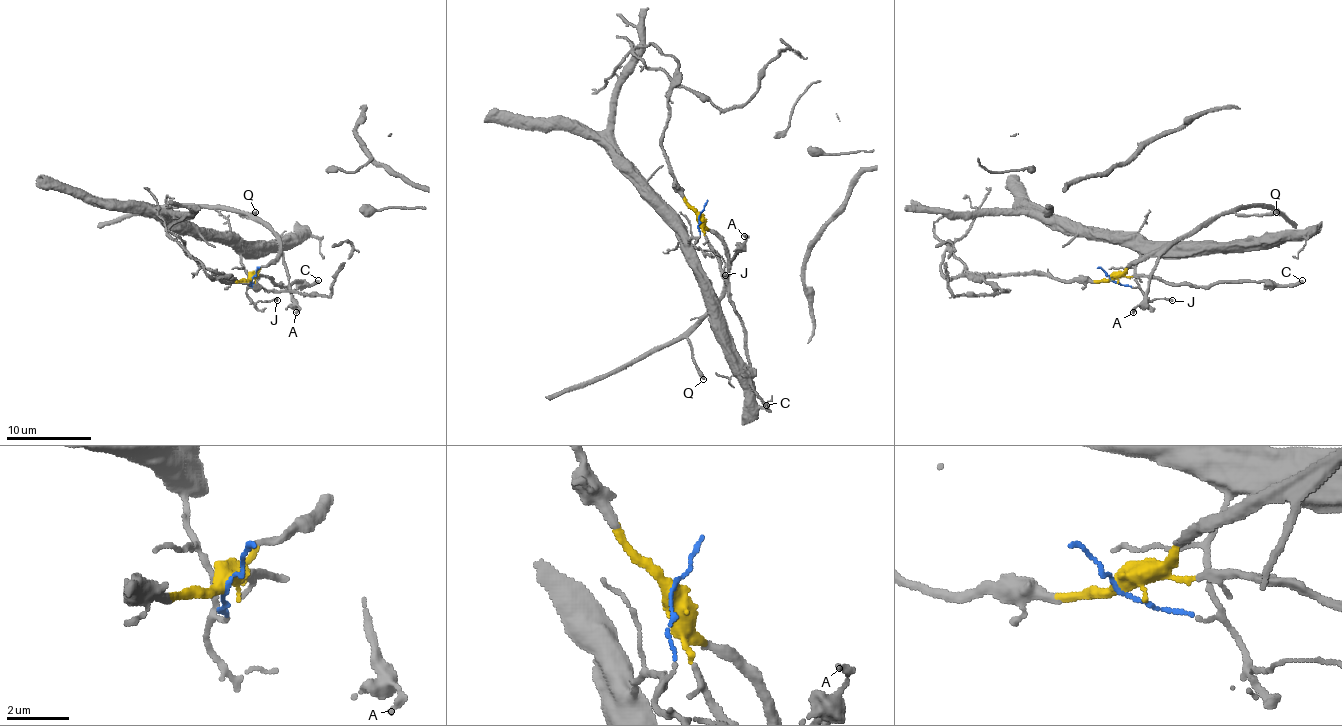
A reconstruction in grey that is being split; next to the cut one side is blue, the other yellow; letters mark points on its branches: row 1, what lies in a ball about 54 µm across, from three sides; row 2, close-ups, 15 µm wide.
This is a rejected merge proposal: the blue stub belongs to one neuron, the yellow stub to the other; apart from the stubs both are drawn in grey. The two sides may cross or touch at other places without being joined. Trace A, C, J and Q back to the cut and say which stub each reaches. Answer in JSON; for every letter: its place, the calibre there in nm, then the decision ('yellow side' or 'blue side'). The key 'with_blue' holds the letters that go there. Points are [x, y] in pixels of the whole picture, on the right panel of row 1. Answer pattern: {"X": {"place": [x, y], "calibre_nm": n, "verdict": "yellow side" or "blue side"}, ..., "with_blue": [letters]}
{"A": {"place": [1133, 312], "calibre_nm": 190, "verdict": "yellow side"}, "C": {"place": [1302, 280], "calibre_nm": 240, "verdict": "yellow side"}, "J": {"place": [1172, 300], "calibre_nm": 120, "verdict": "blue side"}, "Q": {"place": [1276, 212], "calibre_nm": 320, "verdict": "yellow side"}, "with_blue": ["J"]}

